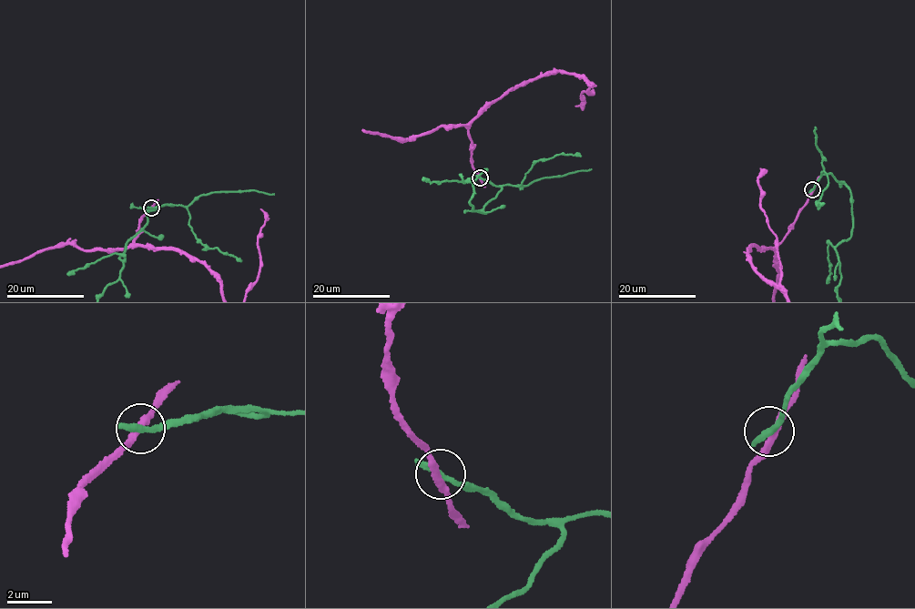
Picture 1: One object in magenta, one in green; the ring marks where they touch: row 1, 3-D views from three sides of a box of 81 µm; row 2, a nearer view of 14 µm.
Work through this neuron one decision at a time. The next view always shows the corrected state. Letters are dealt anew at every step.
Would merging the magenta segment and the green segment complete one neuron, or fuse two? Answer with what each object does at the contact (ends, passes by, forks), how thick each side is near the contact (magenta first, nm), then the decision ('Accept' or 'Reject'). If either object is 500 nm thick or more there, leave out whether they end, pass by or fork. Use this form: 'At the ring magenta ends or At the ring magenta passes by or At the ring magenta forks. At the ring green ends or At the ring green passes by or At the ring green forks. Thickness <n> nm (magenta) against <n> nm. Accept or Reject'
At the ring magenta passes by. At the ring green passes by. Thickness 280 nm (magenta) against 240 nm. Reject

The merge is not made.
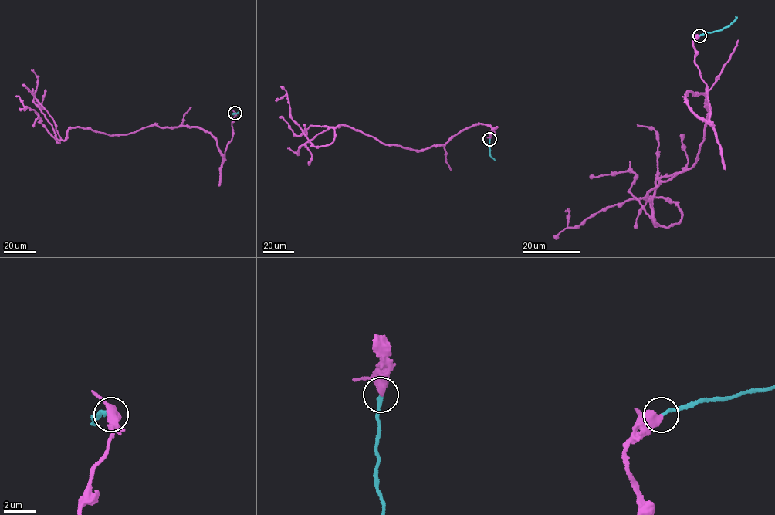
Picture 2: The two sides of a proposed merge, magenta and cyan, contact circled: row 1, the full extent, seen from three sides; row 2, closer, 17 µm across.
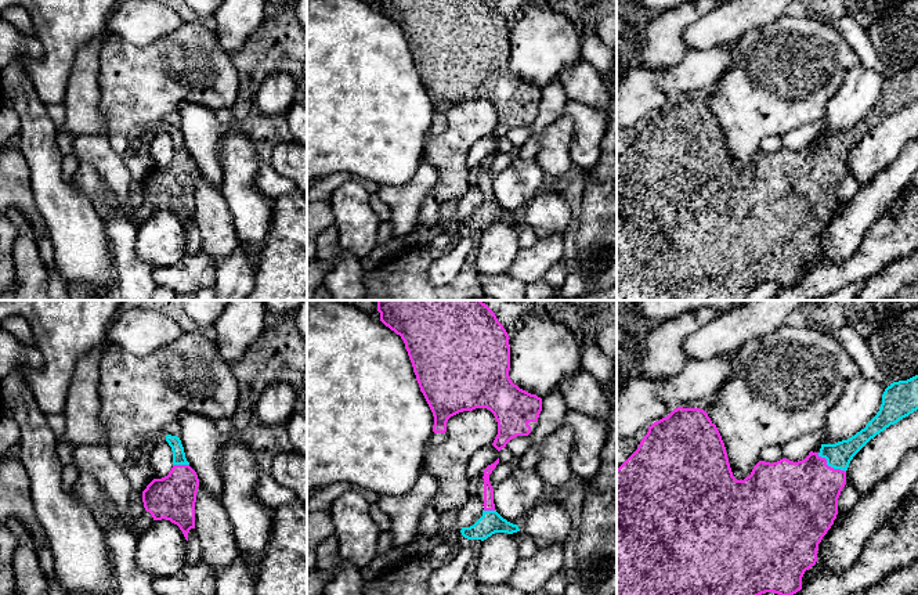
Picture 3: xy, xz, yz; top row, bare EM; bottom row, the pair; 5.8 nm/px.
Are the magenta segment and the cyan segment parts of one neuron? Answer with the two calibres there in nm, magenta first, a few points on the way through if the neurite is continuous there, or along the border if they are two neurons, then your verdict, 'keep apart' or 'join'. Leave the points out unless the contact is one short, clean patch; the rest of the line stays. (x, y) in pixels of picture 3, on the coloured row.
440 nm thick on the magenta side, 150 nm on the other; runs through yz (801, 498), (830, 467), (838, 455); join

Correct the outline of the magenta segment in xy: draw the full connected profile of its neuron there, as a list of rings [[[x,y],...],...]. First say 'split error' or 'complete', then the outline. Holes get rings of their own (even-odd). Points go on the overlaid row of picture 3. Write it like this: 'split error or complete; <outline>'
split error; [[[167,434],[166,441],[173,451],[173,468],[167,476],[162,479],[153,479],[142,491],[142,502],[147,512],[149,512],[153,520],[170,520],[177,524],[188,541],[188,533],[195,529],[195,502],[199,487],[199,479],[196,472],[189,466],[185,458],[184,447],[180,437]]]

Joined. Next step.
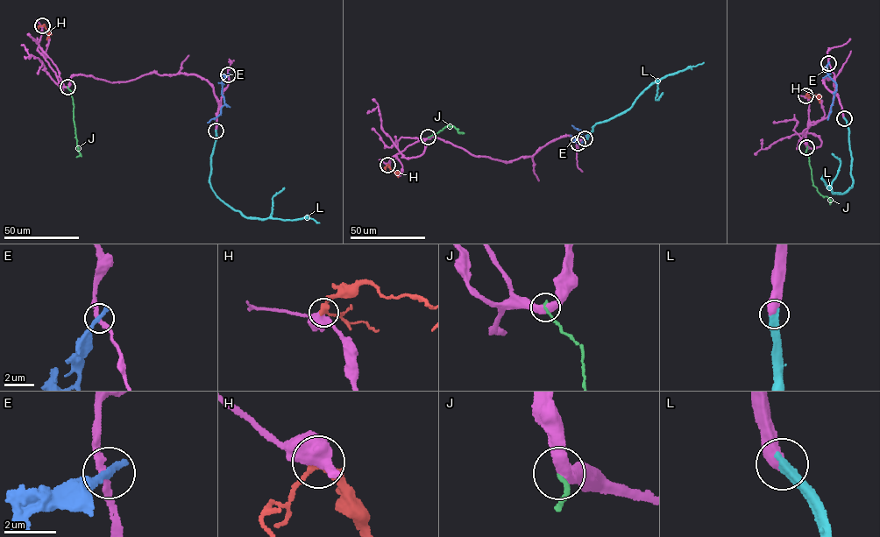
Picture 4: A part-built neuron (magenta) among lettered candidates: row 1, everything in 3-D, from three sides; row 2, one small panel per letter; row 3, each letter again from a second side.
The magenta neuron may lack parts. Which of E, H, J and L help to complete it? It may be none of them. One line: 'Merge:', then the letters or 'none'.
Merge: L

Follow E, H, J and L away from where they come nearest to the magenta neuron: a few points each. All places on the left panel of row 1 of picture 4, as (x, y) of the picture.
E: (228, 74), (222, 81), (224, 103), (220, 114), (207, 123)
H: (42, 25), (49, 32), (46, 39)
J: (67, 87), (73, 99), (73, 120), (80, 154), (76, 157)
L: (216, 130), (209, 183), (221, 200), (247, 217), (312, 218), (319, 222)

